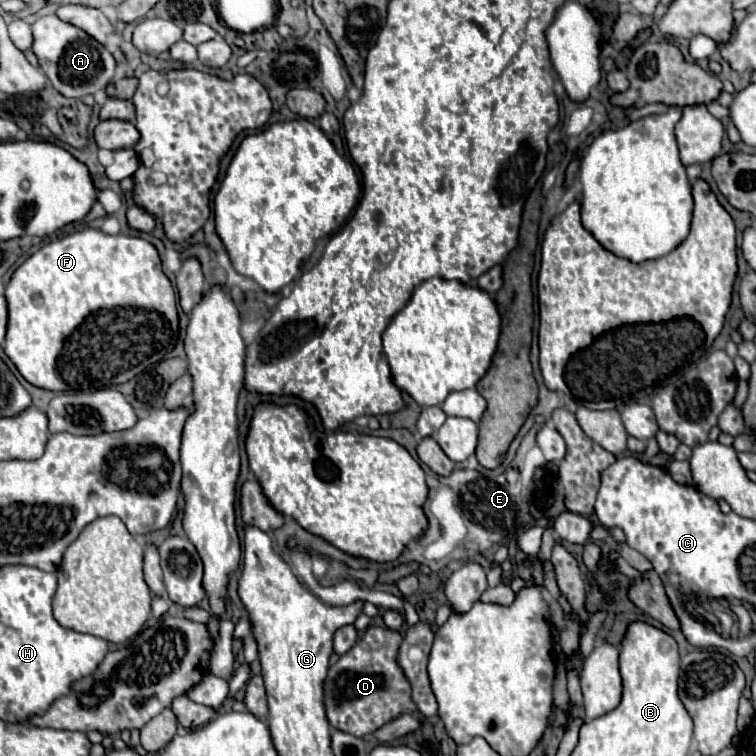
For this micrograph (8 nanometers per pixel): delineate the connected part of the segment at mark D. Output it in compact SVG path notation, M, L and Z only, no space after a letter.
M368 627L358 643L330 665L324 681L324 707L328 723L354 737L372 735L376 729L394 721L406 711L414 711L412 687L398 665L398 649L402 635L388 627Z

